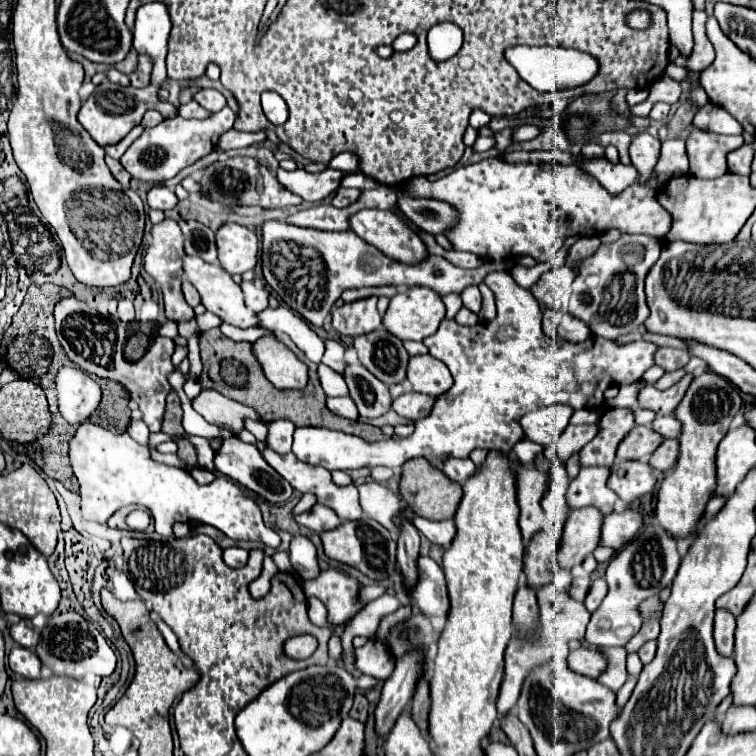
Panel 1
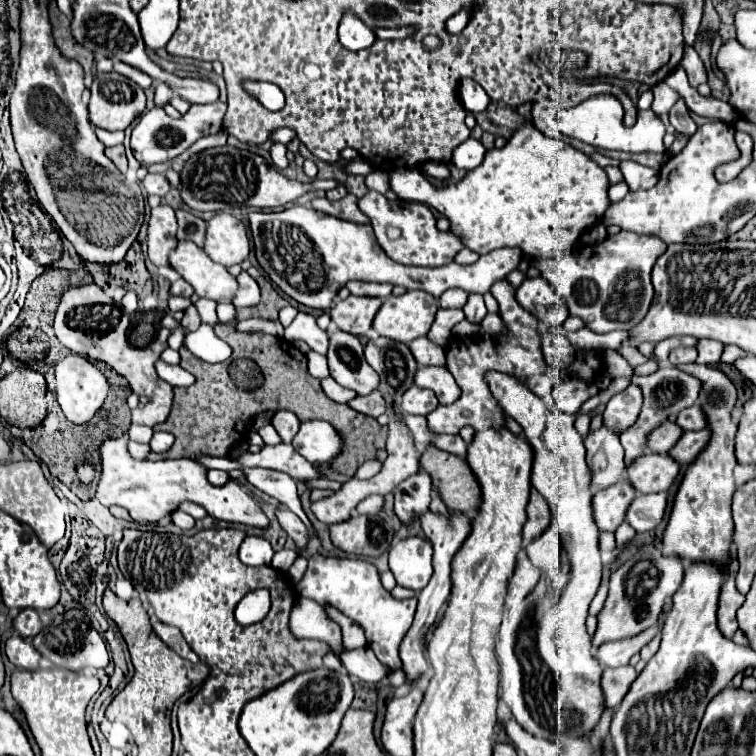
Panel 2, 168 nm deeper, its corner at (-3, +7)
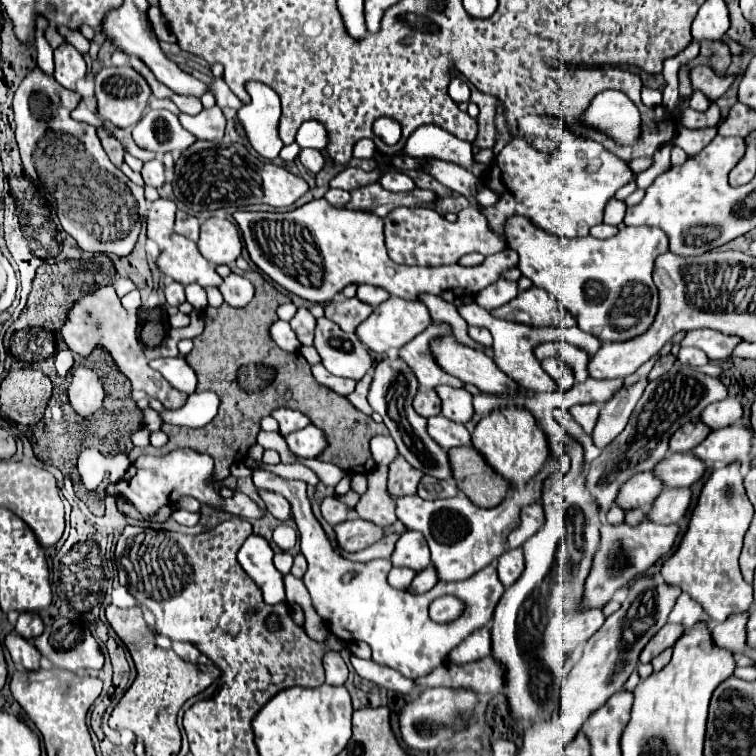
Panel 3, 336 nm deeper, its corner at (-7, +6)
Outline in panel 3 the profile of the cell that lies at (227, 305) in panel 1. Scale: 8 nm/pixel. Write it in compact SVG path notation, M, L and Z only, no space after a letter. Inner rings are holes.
M178 233L170 237L170 245L158 255L156 265L166 277L182 285L198 283L202 287L218 287L222 283L222 277L200 255L196 243Z

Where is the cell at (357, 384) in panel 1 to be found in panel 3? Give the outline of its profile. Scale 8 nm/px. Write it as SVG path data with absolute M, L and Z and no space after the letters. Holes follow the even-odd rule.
M326 317L316 319L314 347L322 359L322 365L332 375L360 381L372 369L372 357L358 337L354 333L344 333Z

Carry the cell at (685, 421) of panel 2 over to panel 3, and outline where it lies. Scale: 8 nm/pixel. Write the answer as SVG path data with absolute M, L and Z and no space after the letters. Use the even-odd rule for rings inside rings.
M726 397L724 401L712 403L704 409L702 413L702 421L710 427L710 429L722 429L728 427L736 421L742 419L742 403L736 397Z

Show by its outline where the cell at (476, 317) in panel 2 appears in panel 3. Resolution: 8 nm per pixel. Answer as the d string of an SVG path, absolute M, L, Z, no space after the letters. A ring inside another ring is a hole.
M468 327L468 335L472 341L480 343L482 347L492 347L492 335L488 329L482 329L482 327Z

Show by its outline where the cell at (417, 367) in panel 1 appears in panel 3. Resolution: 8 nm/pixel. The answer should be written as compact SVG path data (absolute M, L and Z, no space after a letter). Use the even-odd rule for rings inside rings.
M440 385L440 387L436 387L436 393L442 399L444 417L448 417L454 423L462 423L462 425L466 425L472 419L472 415L474 415L472 395L466 389L454 389L454 387Z

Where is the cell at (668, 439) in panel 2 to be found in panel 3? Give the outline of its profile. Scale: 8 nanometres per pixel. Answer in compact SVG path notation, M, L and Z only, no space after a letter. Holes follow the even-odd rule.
M696 421L696 423L686 423L682 425L670 439L670 451L678 451L678 453L684 453L684 451L692 451L698 443L704 441L704 437L710 433L710 429L702 423L702 421Z

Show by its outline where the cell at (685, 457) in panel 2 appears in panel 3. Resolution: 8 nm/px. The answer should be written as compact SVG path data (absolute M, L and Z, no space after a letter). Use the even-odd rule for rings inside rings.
M728 425L724 429L712 431L698 447L692 449L696 457L704 463L728 465L728 463L746 463L750 461L752 451L752 433L744 425Z

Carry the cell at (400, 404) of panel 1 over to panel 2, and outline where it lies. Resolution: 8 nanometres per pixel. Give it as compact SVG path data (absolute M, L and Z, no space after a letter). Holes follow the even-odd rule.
M412 384L402 396L402 410L406 414L422 414L422 416L426 416L436 406L438 406L438 400L434 398L434 392L418 388L416 384Z

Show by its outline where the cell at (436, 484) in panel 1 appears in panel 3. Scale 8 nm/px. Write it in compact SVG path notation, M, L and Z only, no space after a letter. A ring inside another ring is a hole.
M472 447L450 449L450 463L458 489L478 507L496 507L508 493L510 483L498 475Z

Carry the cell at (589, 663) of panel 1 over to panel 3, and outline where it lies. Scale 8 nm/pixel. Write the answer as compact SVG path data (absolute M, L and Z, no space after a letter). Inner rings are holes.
M666 623L652 639L650 643L644 647L642 655L640 655L640 661L642 663L650 663L656 655L660 655L664 649L668 647L674 647L674 643L680 639L680 635L684 635L684 627L682 625L672 625L672 623Z

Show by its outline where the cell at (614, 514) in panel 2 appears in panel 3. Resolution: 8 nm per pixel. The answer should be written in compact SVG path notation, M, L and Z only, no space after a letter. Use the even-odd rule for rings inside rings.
M654 471L638 473L620 487L616 505L620 505L626 511L634 507L650 507L662 489L664 483L654 475Z

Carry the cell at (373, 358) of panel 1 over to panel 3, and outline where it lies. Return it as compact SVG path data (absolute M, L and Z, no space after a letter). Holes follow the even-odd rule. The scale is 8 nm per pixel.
M384 357L374 369L374 381L370 385L368 403L378 415L382 415L384 425L388 427L398 451L404 455L404 459L412 467L416 467L418 471L432 475L436 479L452 481L448 453L442 447L438 447L438 443L434 443L434 439L426 431L426 419L420 417L412 407L416 393L418 393L418 381L416 381L414 373L410 371L410 367L398 357Z

